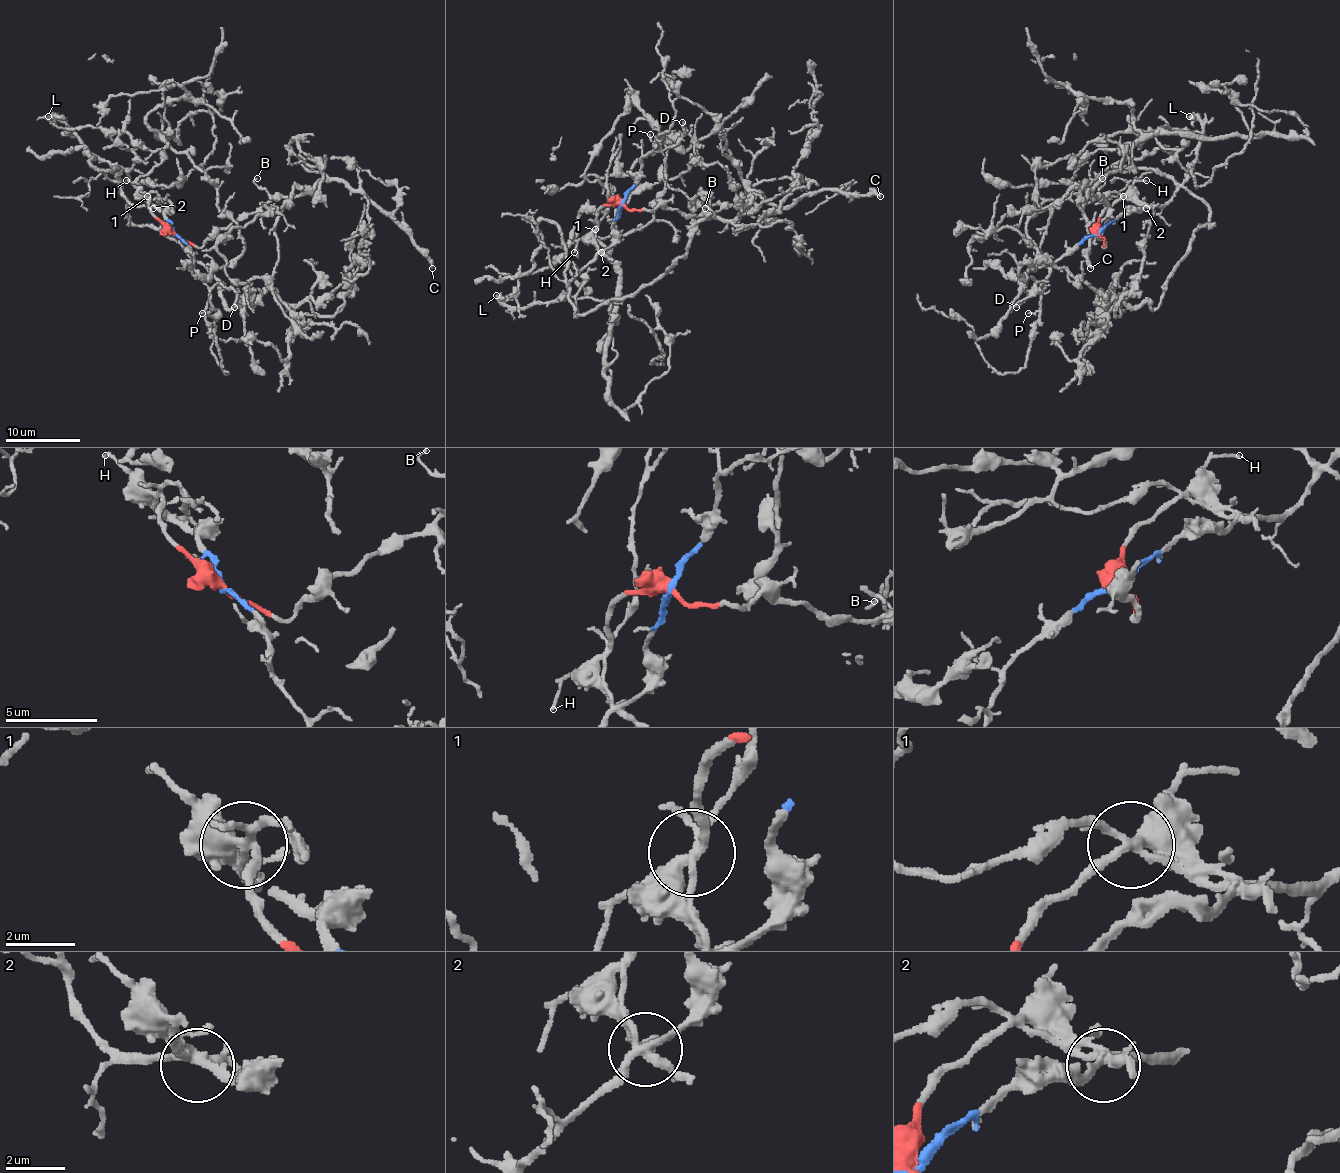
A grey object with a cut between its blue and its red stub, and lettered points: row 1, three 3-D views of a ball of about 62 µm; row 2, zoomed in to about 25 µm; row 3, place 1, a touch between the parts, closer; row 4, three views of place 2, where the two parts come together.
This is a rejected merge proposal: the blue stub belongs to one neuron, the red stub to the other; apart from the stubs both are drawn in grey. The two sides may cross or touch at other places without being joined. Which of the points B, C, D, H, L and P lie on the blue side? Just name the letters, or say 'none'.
D, L, P

